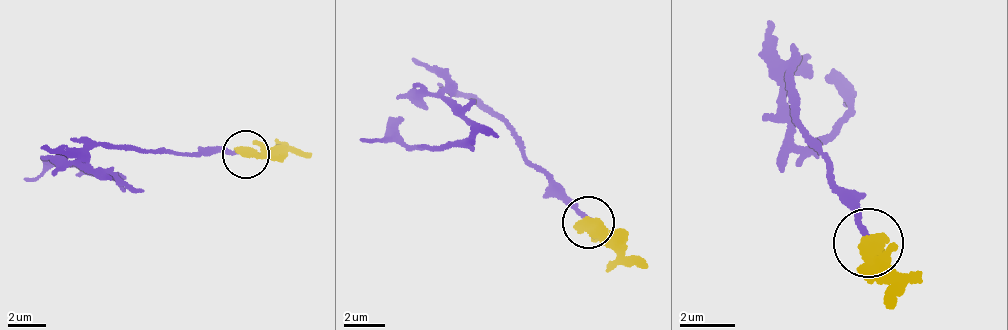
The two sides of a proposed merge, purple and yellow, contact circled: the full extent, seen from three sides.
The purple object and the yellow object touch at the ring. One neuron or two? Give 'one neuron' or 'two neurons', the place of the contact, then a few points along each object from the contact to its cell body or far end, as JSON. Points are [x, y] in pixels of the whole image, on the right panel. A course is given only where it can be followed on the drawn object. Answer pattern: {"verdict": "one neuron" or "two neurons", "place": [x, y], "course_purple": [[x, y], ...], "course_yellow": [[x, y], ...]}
{"verdict": "two neurons", "place": [868, 242], "course_purple": [[870, 237], [796, 113], [786, 71], [777, 103], [790, 138], [805, 148], [848, 101]], "course_yellow": [[870, 243], [863, 258], [894, 308]]}

